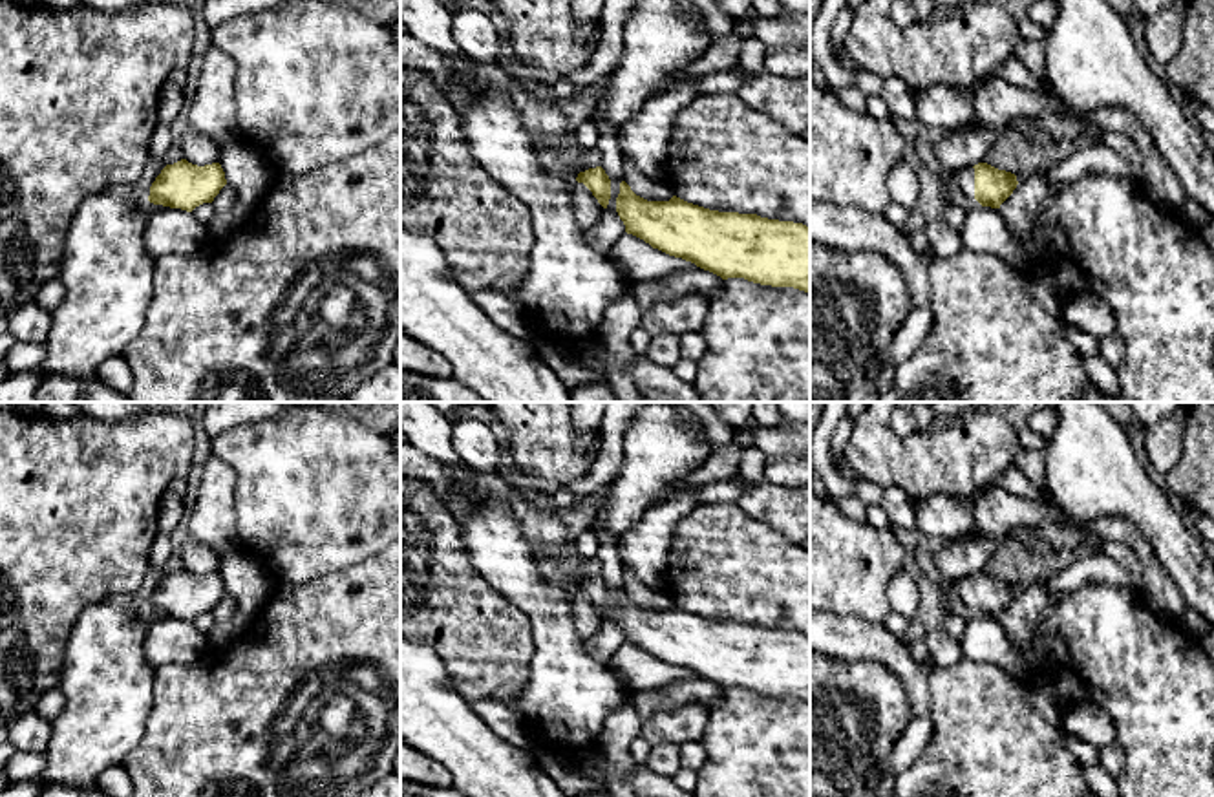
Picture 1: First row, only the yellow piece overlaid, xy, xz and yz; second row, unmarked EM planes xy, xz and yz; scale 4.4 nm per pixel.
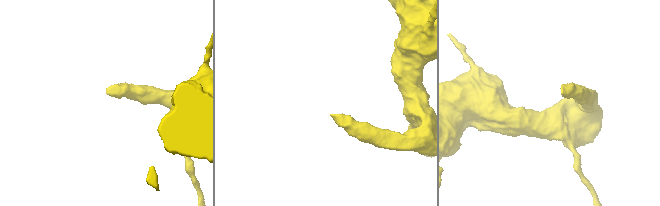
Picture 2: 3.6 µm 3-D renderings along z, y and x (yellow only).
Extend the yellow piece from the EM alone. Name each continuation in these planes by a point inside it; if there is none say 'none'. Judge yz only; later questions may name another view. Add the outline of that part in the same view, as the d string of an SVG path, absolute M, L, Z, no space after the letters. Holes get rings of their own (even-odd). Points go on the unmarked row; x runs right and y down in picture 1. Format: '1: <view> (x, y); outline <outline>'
1: yz (960, 595); outline M974 578L953 579L949 592L945 594L945 603L958 609L965 616L980 616L974 609Z

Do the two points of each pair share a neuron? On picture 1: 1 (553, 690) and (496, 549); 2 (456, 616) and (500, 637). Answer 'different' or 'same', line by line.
1: same
2: same

